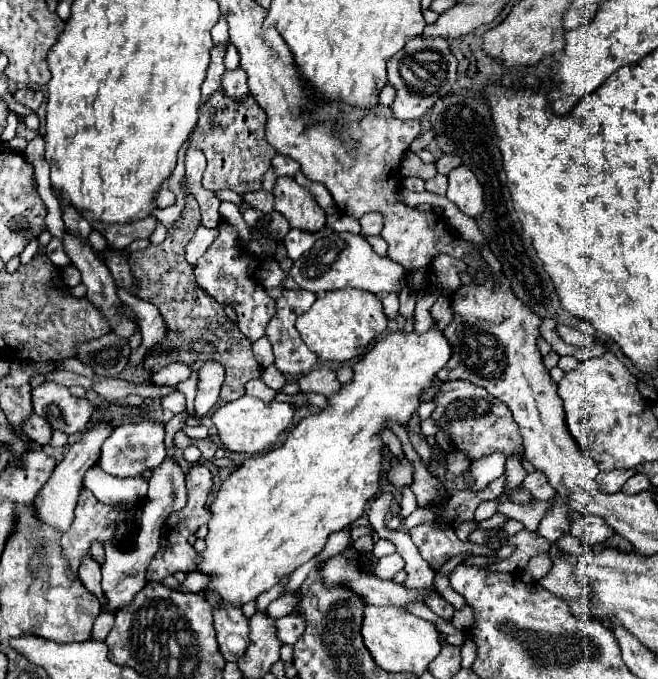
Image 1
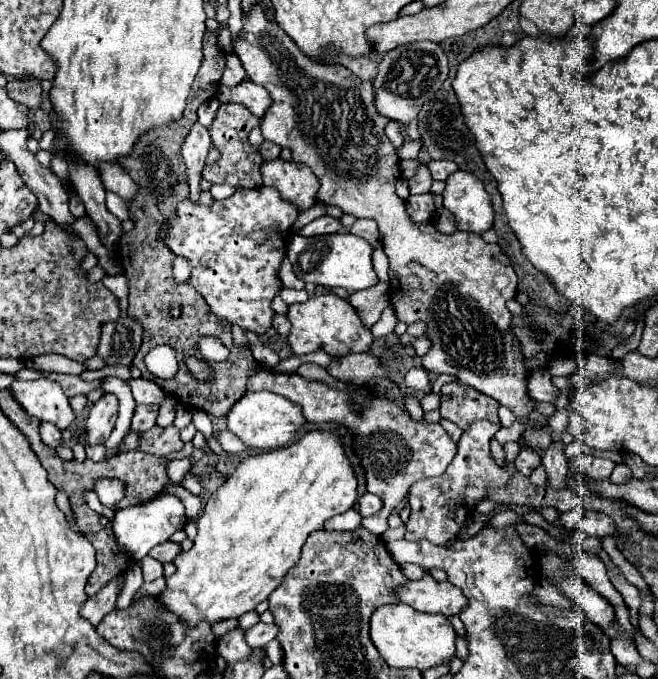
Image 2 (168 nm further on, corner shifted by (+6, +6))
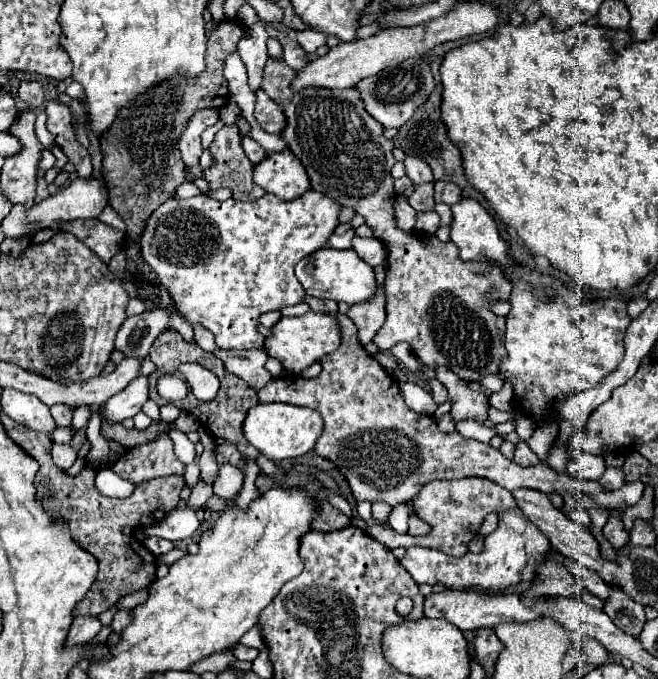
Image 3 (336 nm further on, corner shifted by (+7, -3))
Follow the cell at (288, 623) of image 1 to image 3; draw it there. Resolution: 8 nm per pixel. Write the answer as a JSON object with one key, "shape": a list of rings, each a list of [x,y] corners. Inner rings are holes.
{"shape":[[[238,645],[236,651],[234,651],[234,655],[236,655],[238,661],[254,661],[258,657],[258,649],[246,647],[246,645]]]}

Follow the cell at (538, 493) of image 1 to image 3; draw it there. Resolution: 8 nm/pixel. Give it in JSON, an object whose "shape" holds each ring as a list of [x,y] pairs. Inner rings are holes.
{"shape":[[[522,441],[522,443],[518,443],[518,445],[516,445],[514,463],[522,465],[522,467],[532,467],[532,465],[536,465],[536,463],[540,463],[540,461],[538,461],[538,457],[530,451],[530,447]]]}

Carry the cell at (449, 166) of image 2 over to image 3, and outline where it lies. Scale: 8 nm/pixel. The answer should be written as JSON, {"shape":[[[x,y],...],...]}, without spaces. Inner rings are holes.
{"shape":[[[436,181],[434,183],[434,199],[446,205],[452,205],[460,199],[460,187],[456,187],[456,183],[446,183],[446,181]]]}

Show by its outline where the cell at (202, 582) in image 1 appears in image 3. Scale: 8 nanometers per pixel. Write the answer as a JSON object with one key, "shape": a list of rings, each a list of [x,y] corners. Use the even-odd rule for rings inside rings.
{"shape":[[[120,609],[120,611],[116,611],[114,619],[112,619],[112,631],[122,633],[122,629],[126,629],[130,621],[132,621],[132,609]]]}

